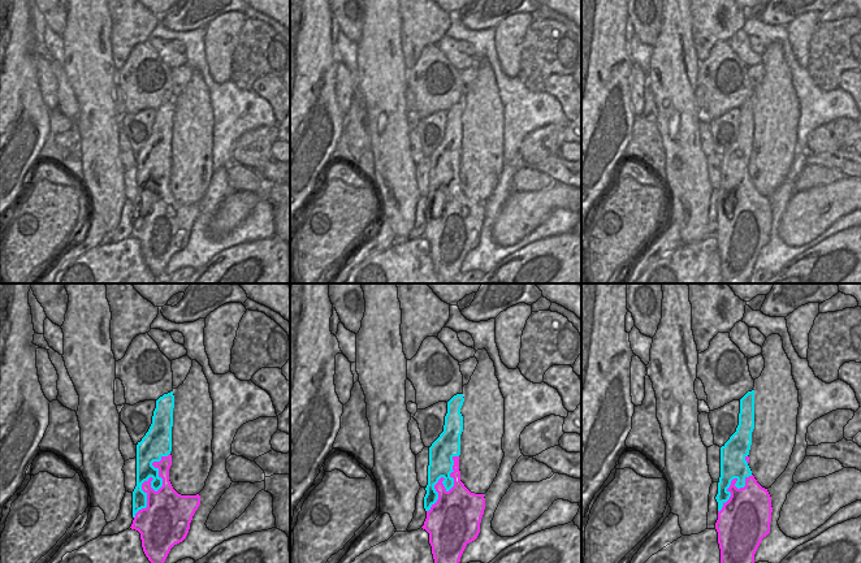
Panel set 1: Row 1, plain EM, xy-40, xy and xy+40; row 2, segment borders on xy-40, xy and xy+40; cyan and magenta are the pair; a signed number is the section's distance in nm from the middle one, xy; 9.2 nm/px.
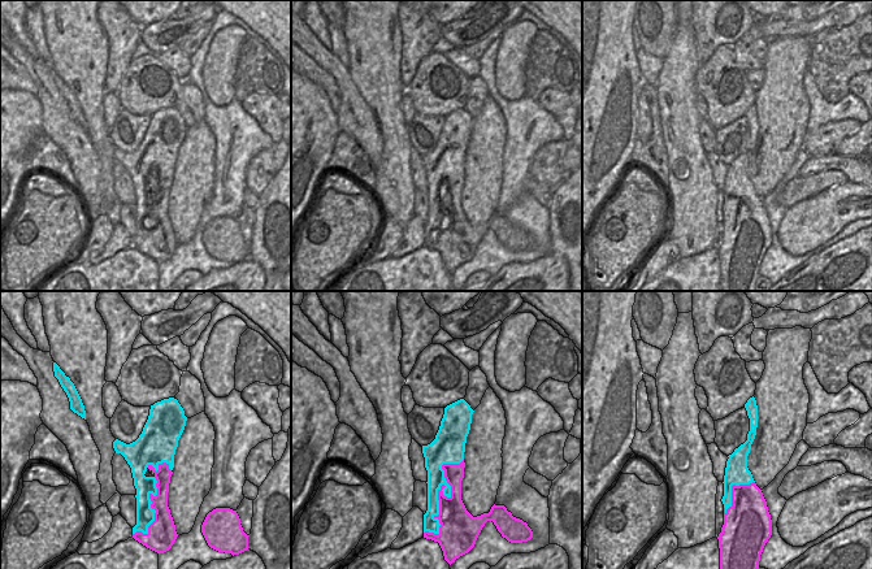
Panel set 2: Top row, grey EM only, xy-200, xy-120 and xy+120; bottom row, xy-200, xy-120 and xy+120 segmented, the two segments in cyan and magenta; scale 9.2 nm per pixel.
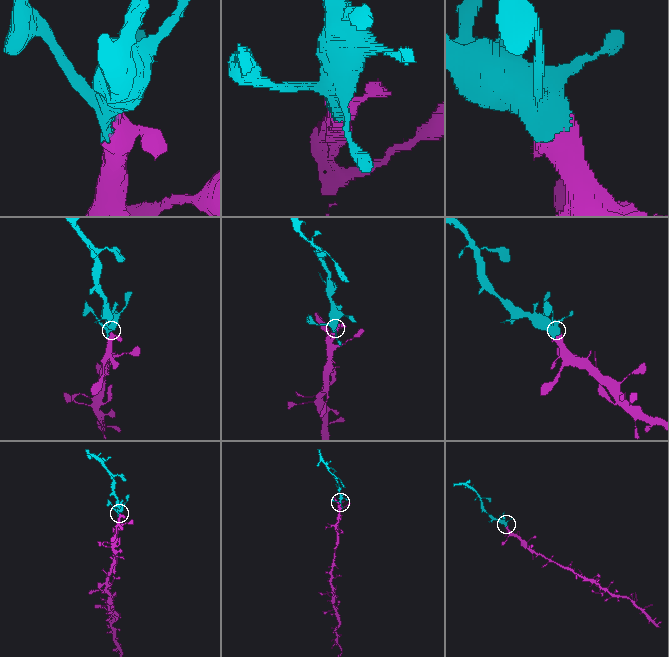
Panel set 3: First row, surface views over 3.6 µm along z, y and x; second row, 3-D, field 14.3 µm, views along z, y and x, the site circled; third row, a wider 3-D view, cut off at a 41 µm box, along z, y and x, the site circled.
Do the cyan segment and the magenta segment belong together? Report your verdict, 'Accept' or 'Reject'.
Accept.

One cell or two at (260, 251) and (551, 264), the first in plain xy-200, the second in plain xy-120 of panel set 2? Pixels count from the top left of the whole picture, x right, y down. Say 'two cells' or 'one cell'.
two cells

